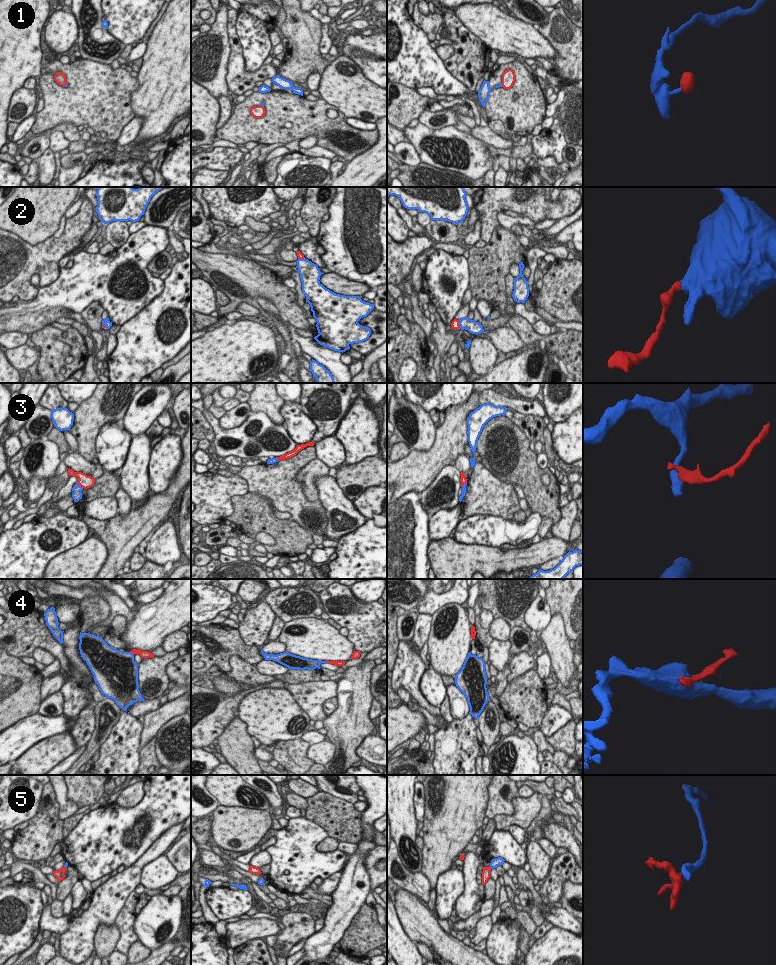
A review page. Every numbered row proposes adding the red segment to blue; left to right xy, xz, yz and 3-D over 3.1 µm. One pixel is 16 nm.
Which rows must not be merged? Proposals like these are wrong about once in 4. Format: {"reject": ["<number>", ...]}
{"reject": ["3"]}

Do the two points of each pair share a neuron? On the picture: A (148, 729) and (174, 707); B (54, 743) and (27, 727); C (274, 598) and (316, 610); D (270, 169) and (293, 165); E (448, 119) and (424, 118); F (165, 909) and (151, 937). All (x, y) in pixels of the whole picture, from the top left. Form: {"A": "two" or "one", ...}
{"A": "one", "B": "two", "C": "one", "D": "two", "E": "one", "F": "one"}

